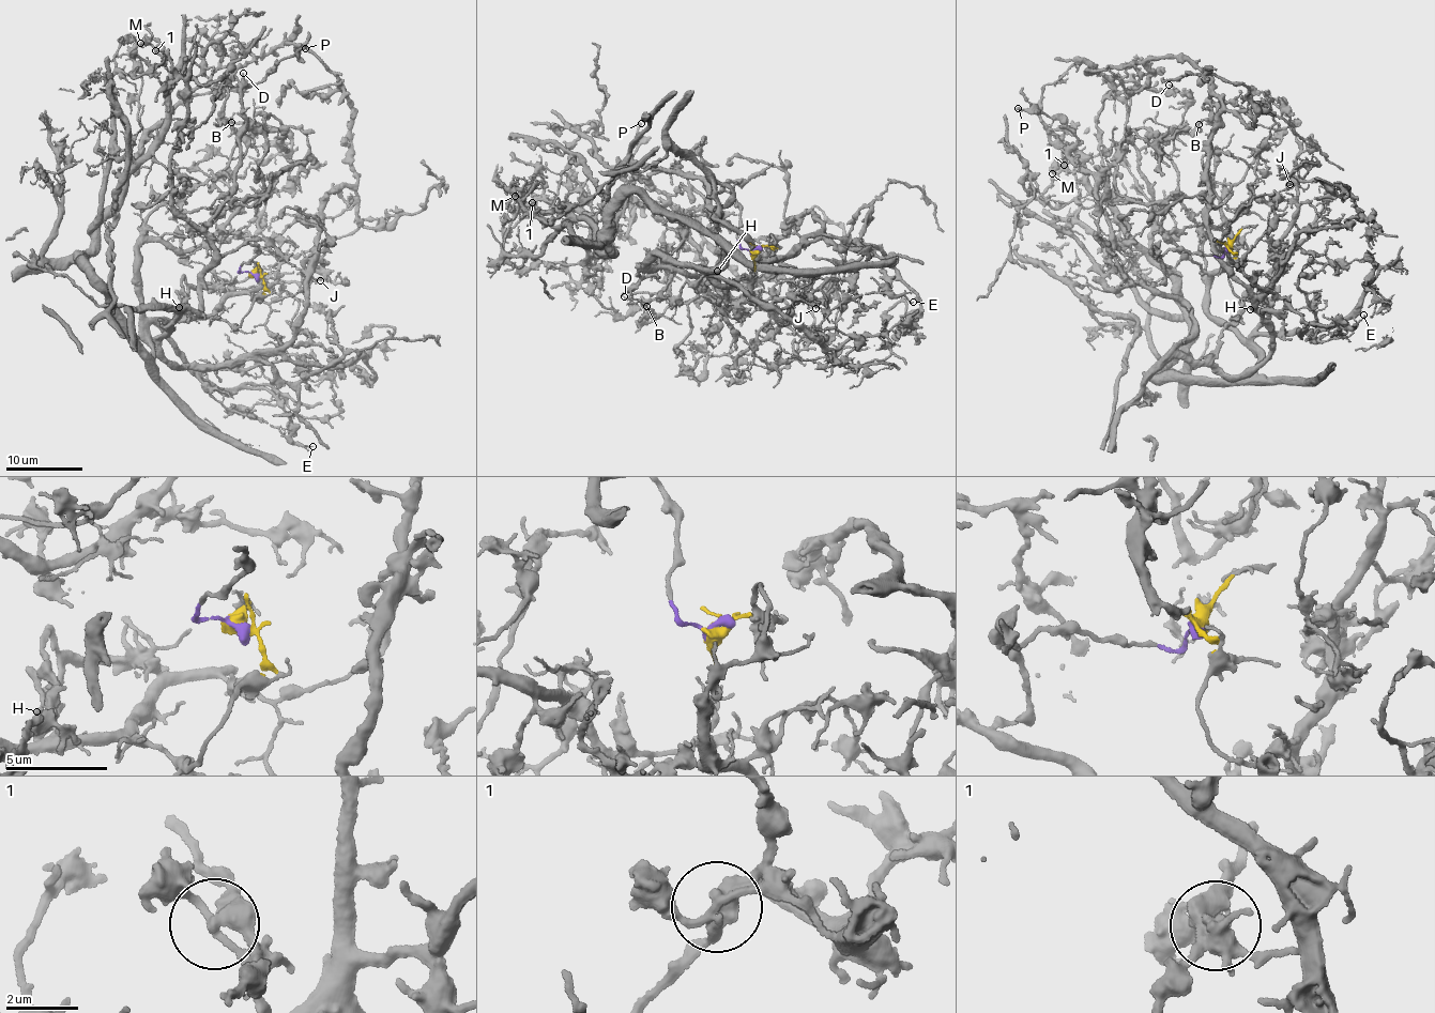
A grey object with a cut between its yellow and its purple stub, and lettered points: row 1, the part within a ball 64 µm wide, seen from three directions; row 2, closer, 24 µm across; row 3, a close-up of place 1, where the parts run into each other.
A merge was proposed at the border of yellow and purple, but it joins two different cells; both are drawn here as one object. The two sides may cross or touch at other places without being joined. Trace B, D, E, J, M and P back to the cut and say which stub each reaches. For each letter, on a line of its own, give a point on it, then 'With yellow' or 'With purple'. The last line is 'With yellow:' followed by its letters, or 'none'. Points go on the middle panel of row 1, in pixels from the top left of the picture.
B: Place: (646, 306). With yellow
D: Place: (624, 296). With yellow
E: Place: (913, 302). With yellow
J: Place: (815, 308). With yellow
M: Place: (515, 196). With yellow
P: Place: (641, 123). With purple
With yellow: B, D, E, J, M

